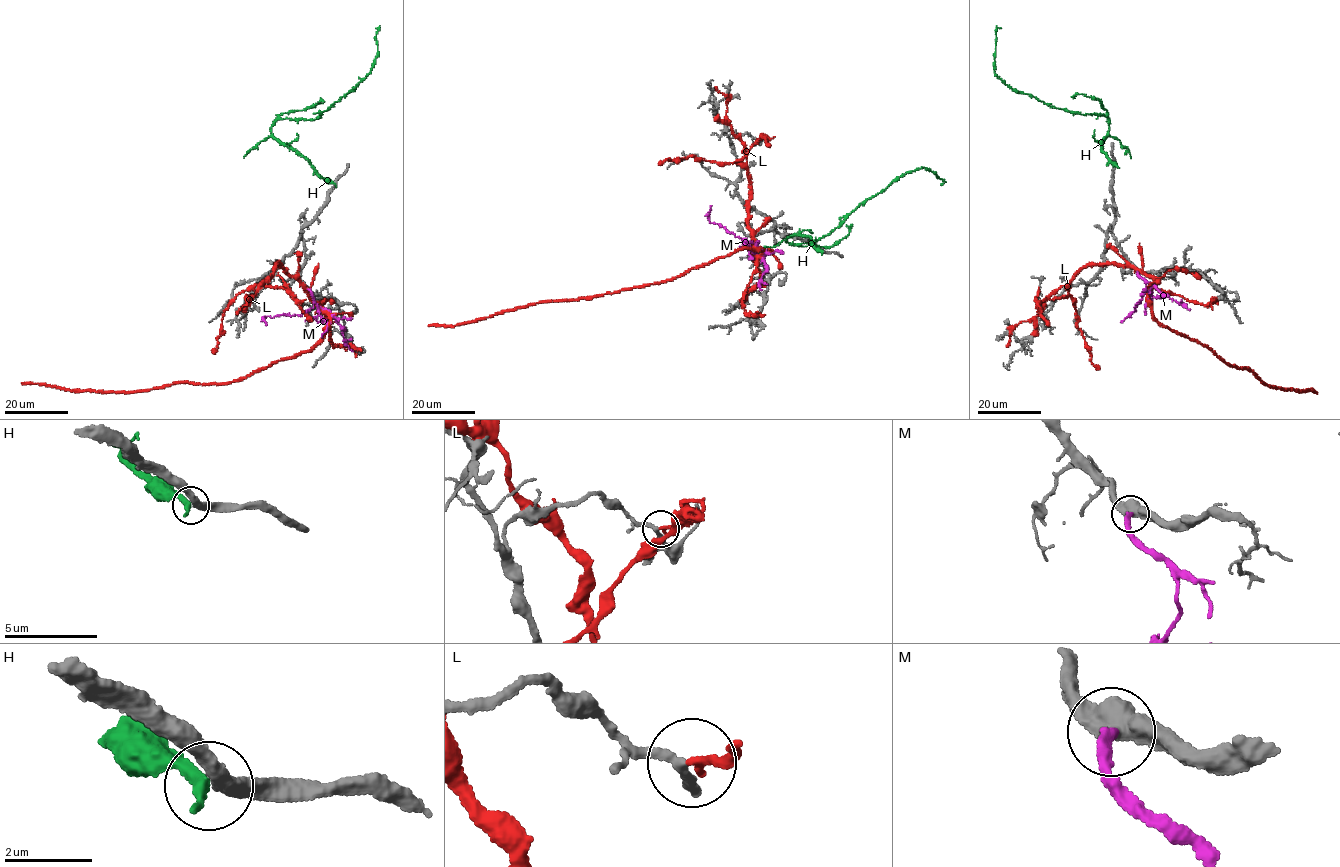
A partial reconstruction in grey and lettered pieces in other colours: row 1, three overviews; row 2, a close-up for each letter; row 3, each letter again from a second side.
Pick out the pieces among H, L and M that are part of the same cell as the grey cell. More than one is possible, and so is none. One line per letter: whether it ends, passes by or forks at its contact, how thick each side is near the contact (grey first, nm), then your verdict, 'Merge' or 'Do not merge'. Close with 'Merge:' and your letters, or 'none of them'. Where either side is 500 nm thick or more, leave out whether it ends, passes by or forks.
H: It ends there. Thickness 380 nm (grey) against 360 nm. Do not merge
L: It ends there. Thickness 170 nm (grey) against 180 nm. Do not merge
M: Thickness 500 nm (grey) against 280 nm. Merge
Merge: M

